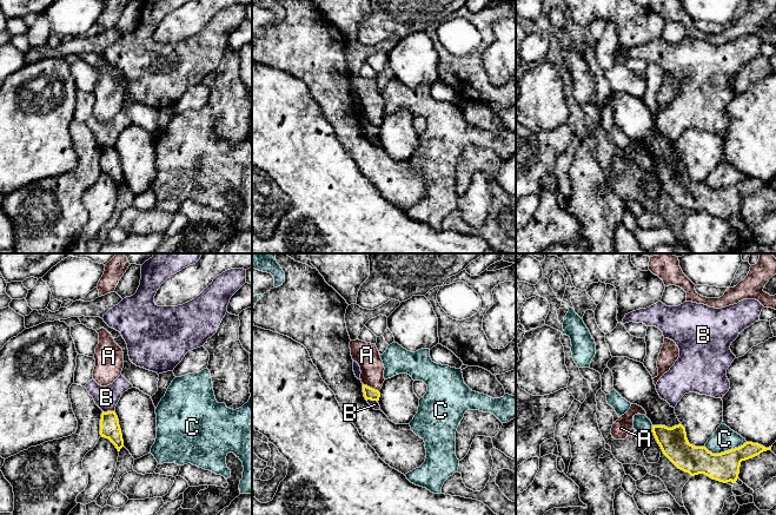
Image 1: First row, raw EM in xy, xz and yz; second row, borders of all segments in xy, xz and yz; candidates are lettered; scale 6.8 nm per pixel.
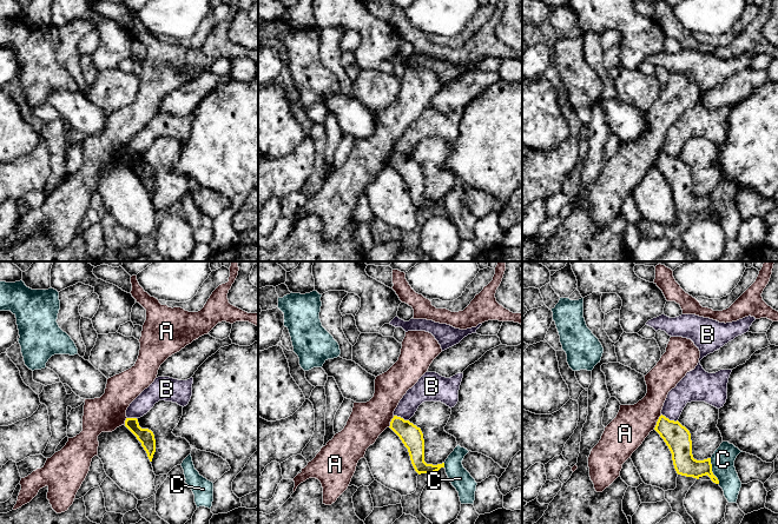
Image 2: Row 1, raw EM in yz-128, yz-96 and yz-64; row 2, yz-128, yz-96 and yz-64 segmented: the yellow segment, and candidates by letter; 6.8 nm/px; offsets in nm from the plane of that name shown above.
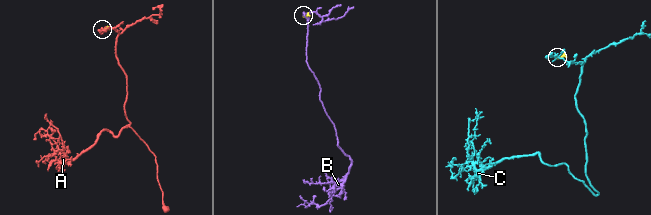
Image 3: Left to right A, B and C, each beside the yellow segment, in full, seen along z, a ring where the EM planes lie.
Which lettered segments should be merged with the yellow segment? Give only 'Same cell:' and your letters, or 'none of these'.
Same cell: none of these

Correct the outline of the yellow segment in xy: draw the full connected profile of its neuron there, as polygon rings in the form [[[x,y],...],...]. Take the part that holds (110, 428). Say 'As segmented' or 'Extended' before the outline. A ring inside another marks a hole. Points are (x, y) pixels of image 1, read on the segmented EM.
As segmented. [[[102,411],[100,420],[100,435],[101,437],[108,438],[115,445],[118,451],[124,447],[122,434],[115,411]]]

